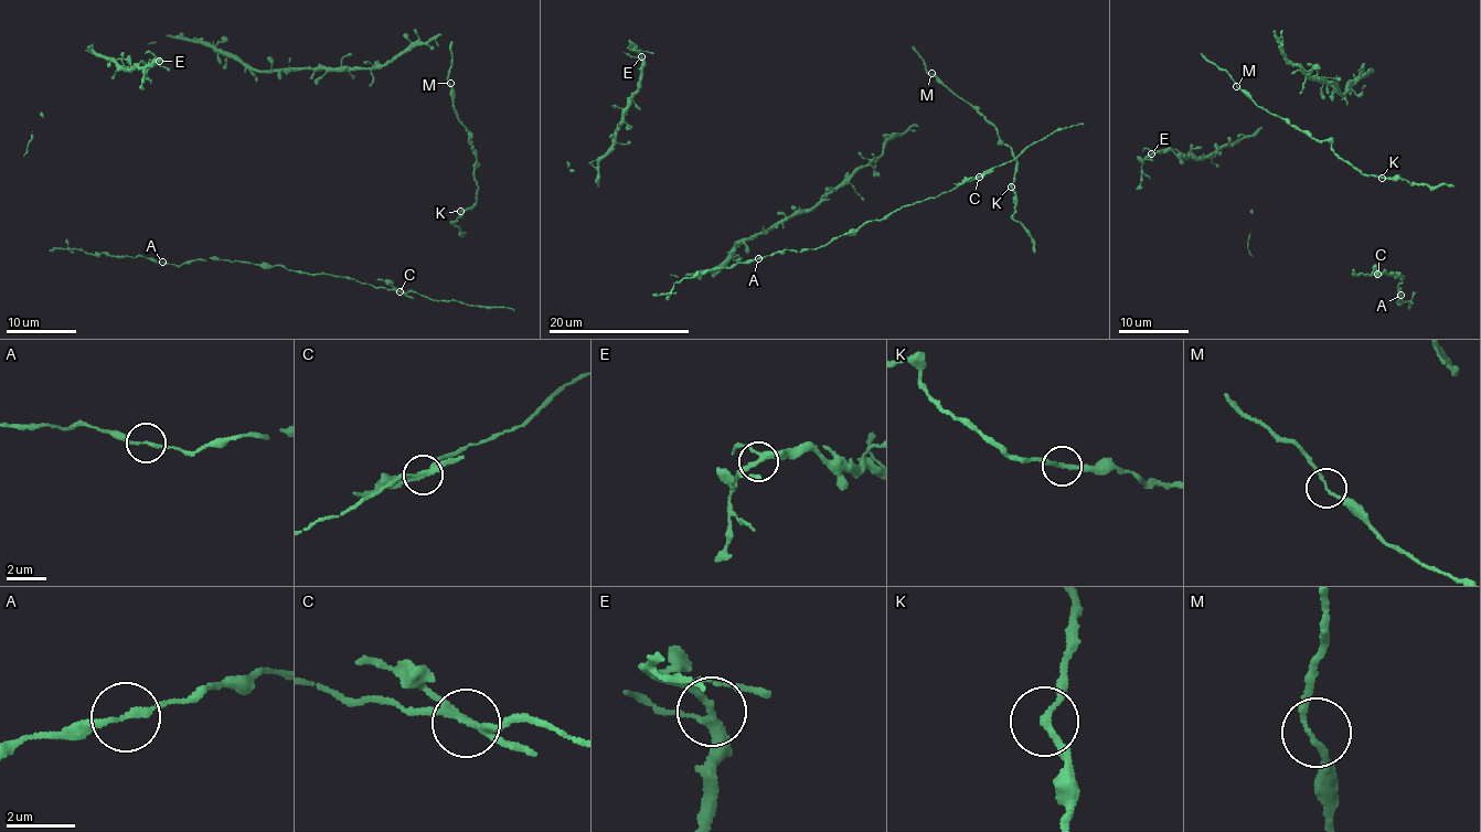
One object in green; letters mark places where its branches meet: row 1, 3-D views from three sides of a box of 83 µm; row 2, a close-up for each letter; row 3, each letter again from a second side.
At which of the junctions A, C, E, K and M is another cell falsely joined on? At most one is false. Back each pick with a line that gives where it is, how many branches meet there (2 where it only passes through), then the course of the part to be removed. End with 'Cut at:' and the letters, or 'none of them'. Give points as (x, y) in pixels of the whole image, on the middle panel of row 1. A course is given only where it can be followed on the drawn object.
C: Place: (979, 177). Branches: 4. Course of the part to remove: (978, 177), (954, 183)
Cut at: C

